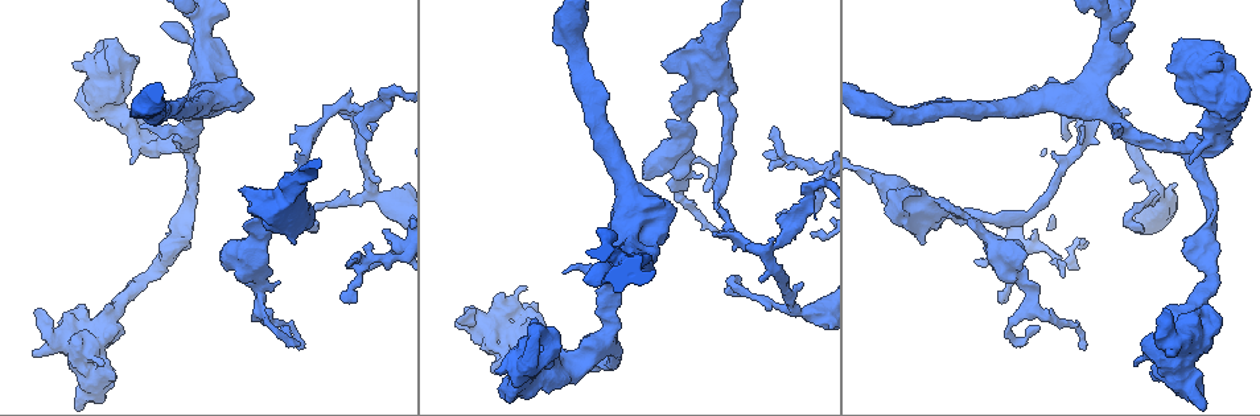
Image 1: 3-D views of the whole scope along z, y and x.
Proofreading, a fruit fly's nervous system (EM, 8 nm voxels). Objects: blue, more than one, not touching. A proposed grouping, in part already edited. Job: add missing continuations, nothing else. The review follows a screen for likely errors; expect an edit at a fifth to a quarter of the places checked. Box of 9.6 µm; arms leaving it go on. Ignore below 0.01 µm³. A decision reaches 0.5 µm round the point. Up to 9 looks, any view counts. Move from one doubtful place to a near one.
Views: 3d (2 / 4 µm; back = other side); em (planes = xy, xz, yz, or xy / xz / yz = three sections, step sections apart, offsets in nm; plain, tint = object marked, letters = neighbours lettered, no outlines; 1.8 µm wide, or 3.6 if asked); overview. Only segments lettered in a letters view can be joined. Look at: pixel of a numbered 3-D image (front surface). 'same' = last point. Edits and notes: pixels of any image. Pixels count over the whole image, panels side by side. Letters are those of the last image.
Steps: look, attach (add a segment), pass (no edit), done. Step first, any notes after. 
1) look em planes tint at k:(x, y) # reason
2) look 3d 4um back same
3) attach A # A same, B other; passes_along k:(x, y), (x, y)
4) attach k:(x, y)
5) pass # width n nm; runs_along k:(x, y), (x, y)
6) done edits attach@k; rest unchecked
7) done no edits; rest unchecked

look em planes tint at 1:(1002, 302) # branch stops here

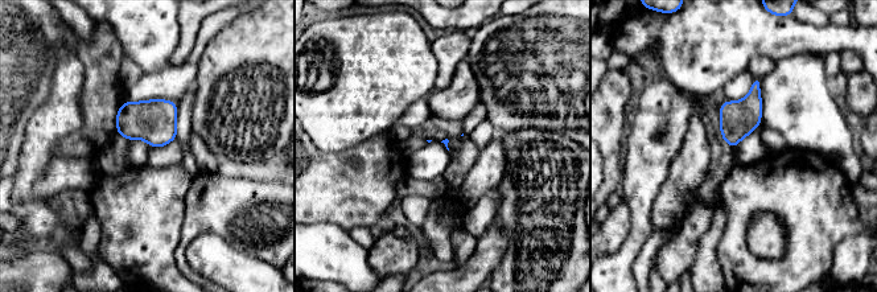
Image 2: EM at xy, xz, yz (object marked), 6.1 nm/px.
look em planes letters same

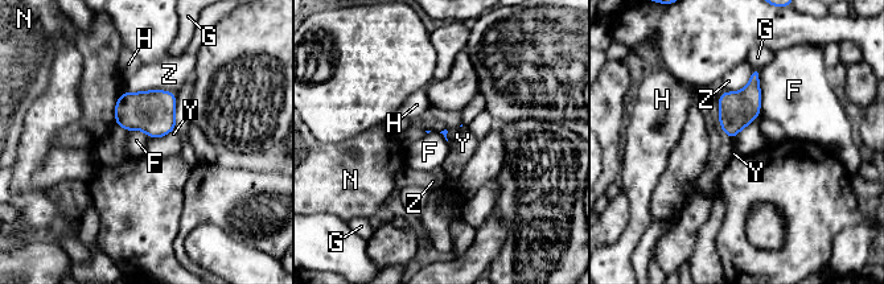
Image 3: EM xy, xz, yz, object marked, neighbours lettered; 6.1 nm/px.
pass # F other, G other, H other, N other, Y other, Z other; border 3:(760, 69), (760, 112), (732, 140); no lettered segment goes on from it

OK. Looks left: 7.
look em xz step 4 letters at 1:(1143, 230) # branch stops here

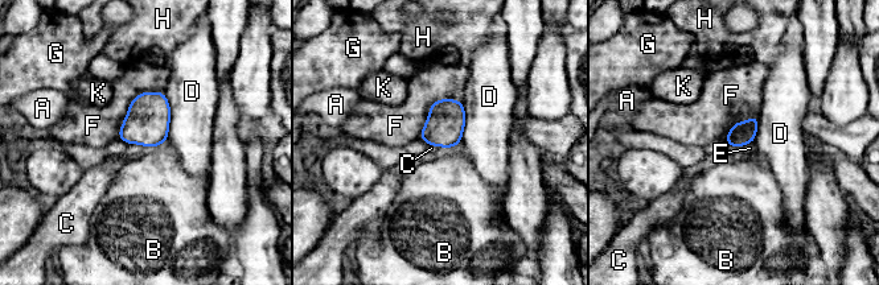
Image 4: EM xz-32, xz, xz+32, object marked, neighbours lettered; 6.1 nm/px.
look em planes letters same # cut it another way

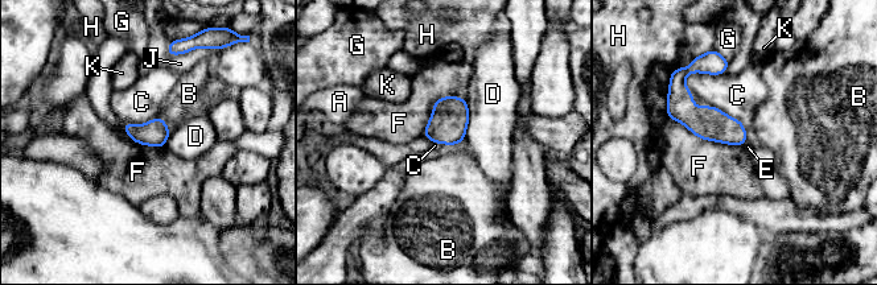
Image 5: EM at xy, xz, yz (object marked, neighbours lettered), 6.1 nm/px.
pass # longest_contact F 500 nm; A other, B other, C other, D other, E other, F other, G other, H other, J other, K other; border 5:(723, 73), (690, 73), (683, 83); no lettered segment goes on from it

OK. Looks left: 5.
look em planes tint at 1:(1039, 328) # branch stops here

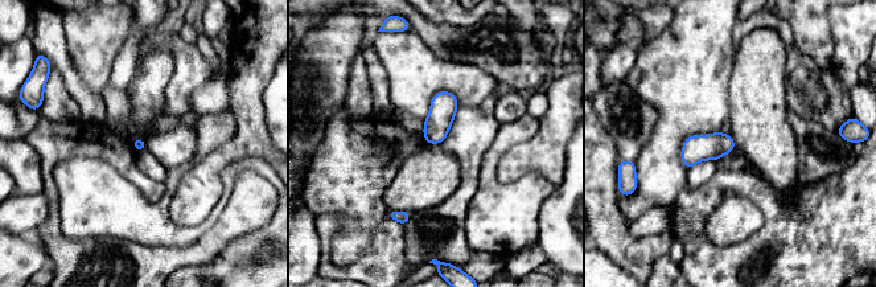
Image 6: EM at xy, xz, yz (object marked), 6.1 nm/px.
look em planes letters same # see the neighbours

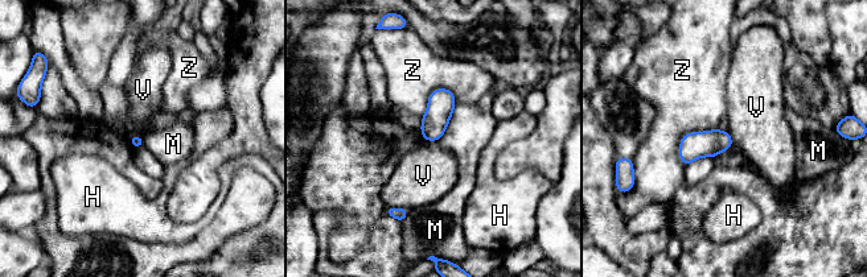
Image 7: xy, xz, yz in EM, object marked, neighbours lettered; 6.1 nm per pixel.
pass # H other, M other, V other, Z other; border 7:(385, 206), (406, 207), (409, 210); none of them fits

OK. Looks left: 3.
look em xy step 4 tint at 1:(921, 194) # closes a loop

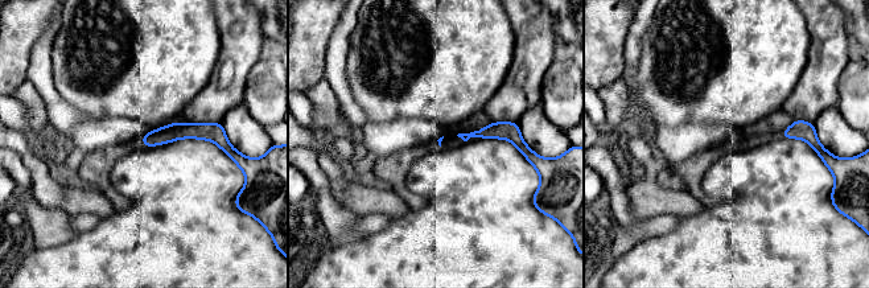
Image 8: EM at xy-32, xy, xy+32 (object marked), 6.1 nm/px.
look em planes letters same # another direction

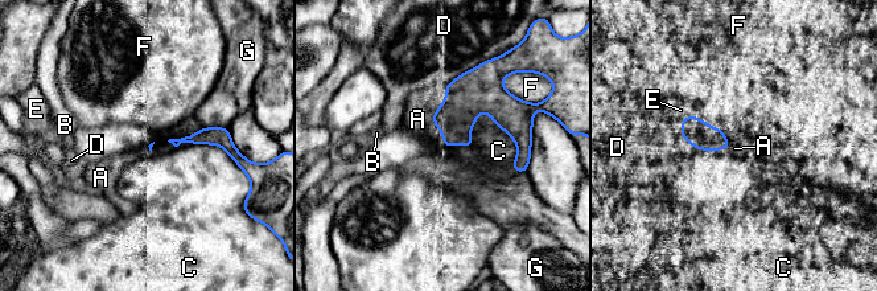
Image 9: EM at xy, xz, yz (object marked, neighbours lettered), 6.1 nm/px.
attach A # A same, B other, C other, D other, E other, F other, G other; the neuron continues

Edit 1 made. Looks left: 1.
done edits attach@9; rest unchecked

